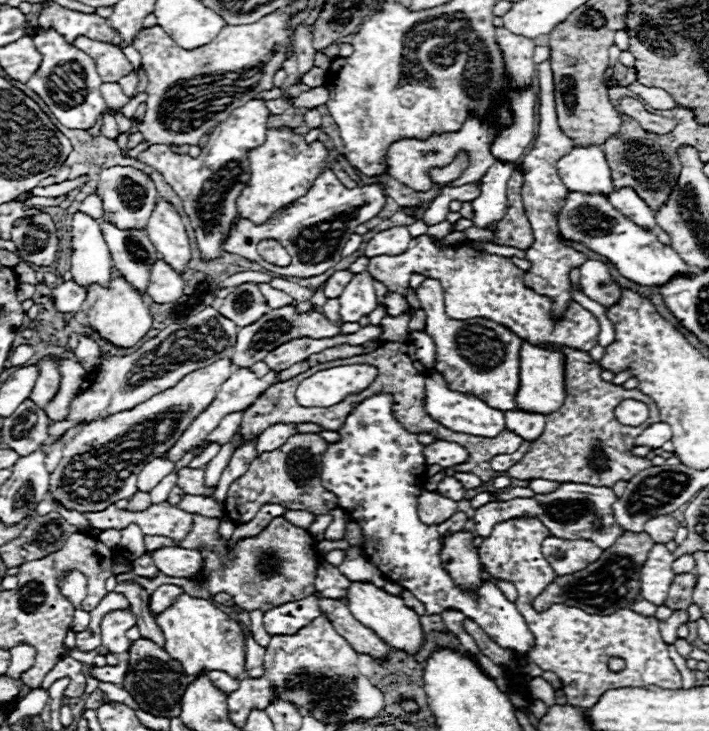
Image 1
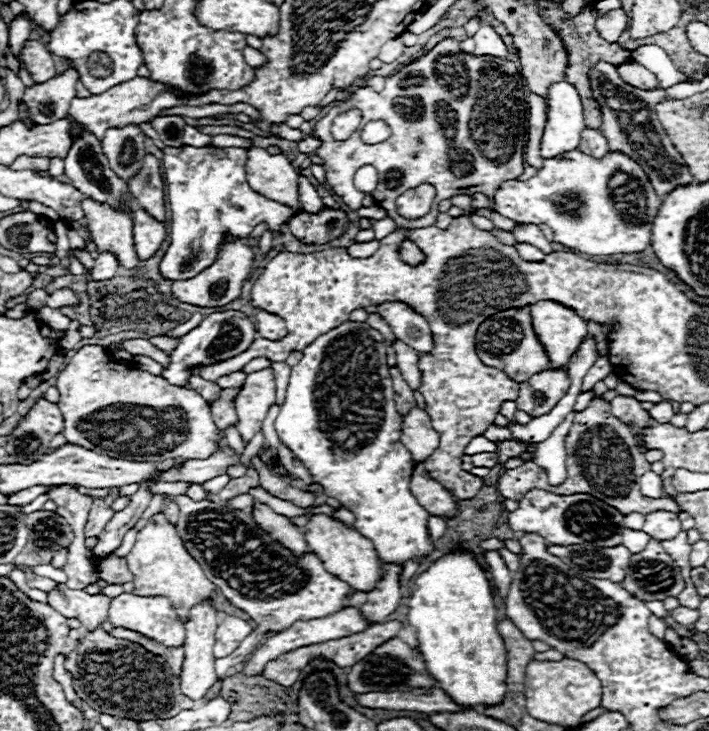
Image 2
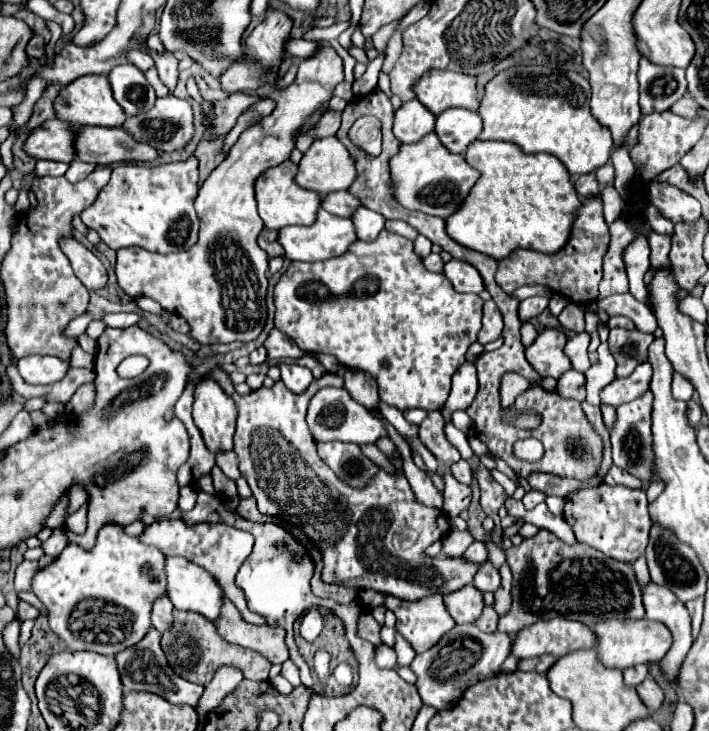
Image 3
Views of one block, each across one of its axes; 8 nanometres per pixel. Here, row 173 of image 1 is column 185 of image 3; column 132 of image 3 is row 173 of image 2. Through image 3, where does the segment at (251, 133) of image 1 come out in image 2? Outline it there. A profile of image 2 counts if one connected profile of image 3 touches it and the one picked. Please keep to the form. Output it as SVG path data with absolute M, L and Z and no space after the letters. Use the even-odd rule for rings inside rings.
M166 146L162 152L172 236L160 262L160 274L164 278L188 280L212 266L226 240L226 232L234 238L248 238L260 222L266 222L272 232L278 232L294 214L292 208L266 200L248 186L244 148Z

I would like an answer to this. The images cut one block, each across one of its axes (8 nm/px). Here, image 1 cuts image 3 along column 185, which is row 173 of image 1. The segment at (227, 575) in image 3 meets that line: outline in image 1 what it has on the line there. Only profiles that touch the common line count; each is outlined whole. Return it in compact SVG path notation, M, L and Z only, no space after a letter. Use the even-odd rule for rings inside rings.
M550 62L536 64L536 78L538 78L538 86L540 86L540 92L538 92L538 118L540 118L540 122L538 122L538 130L536 130L532 150L522 160L522 170L524 170L522 200L524 200L526 216L532 224L532 234L534 234L534 242L526 250L528 260L532 262L532 268L526 272L524 280L526 280L526 286L534 288L538 294L550 296L552 302L554 302L554 314L560 316L566 310L568 302L572 300L568 272L570 272L570 268L586 262L586 256L582 252L576 252L570 246L564 246L560 232L556 228L556 210L562 206L564 196L568 192L566 186L562 184L560 176L558 176L556 162L564 154L568 154L568 150L572 150L574 142L558 126L556 104L554 104L554 78L552 78Z

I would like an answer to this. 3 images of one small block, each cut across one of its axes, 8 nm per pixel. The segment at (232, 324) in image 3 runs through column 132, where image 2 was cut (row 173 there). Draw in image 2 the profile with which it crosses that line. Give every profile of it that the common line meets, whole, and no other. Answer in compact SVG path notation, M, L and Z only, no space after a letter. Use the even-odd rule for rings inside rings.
M264 148L248 150L248 184L268 200L298 210L298 174L284 154L268 154Z

